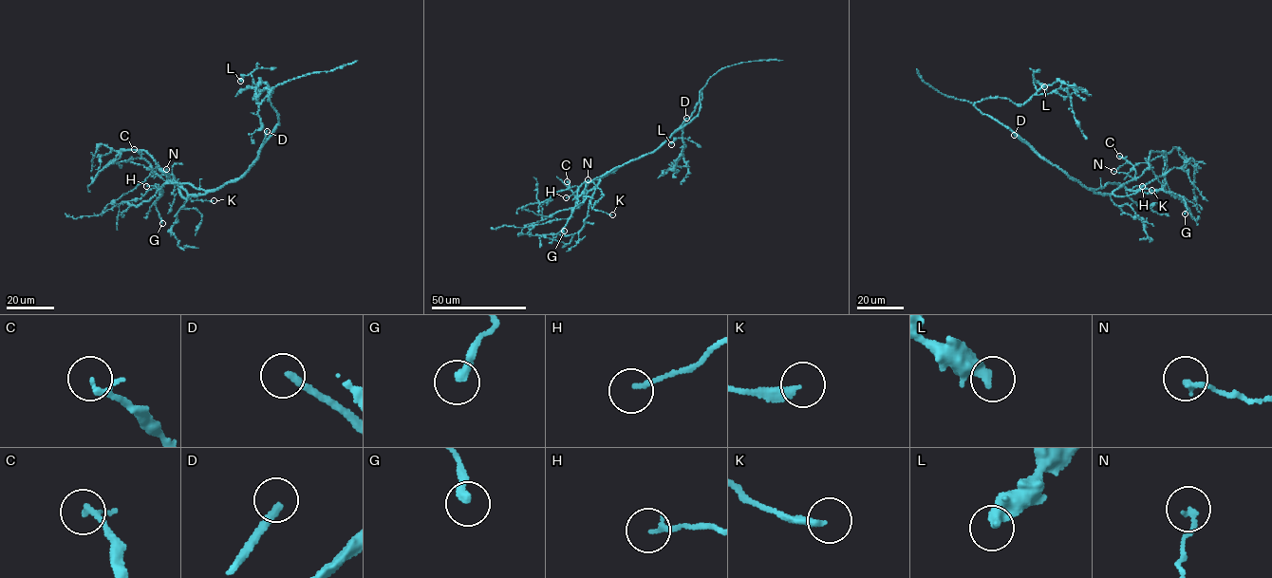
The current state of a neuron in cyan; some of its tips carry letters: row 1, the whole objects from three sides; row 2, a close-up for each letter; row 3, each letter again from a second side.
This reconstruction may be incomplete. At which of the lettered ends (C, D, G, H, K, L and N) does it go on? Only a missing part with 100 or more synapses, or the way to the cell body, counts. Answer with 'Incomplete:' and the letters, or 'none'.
Incomplete: D

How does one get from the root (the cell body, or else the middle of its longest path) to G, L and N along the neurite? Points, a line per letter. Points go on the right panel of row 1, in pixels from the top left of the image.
G: (1053, 165), (1086, 188), (1096, 189), (1113, 183), (1131, 191), (1150, 189), (1172, 192), (1186, 202), (1185, 214)
L: (1053, 165), (1006, 126), (975, 105), (996, 97), (1023, 104), (1037, 92), (1034, 79), (1044, 86)
N: (1053, 165), (1085, 188), (1105, 195), (1134, 180), (1126, 173), (1113, 171)

